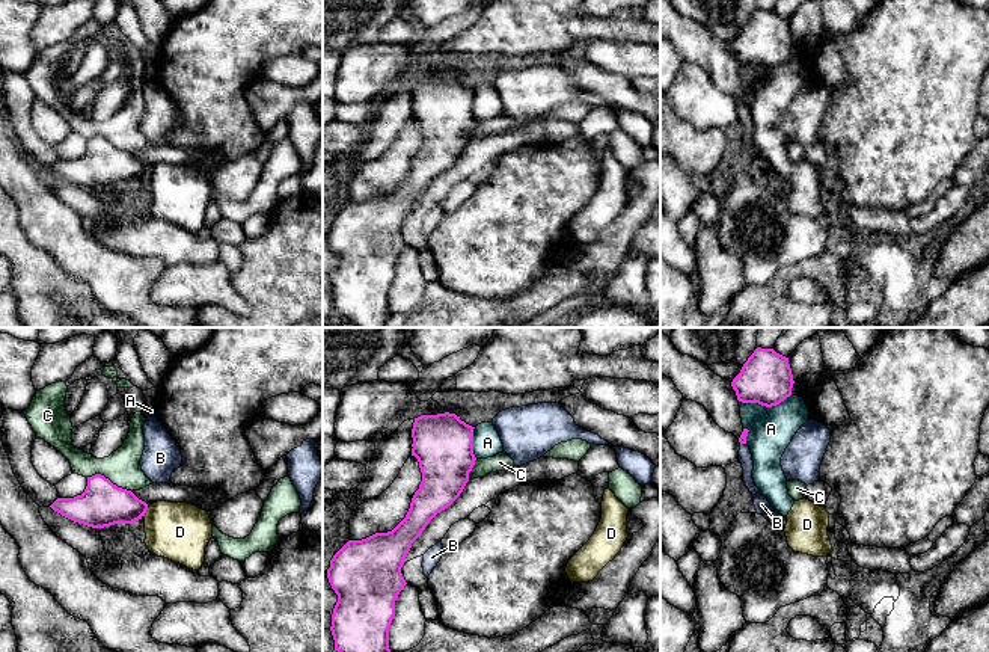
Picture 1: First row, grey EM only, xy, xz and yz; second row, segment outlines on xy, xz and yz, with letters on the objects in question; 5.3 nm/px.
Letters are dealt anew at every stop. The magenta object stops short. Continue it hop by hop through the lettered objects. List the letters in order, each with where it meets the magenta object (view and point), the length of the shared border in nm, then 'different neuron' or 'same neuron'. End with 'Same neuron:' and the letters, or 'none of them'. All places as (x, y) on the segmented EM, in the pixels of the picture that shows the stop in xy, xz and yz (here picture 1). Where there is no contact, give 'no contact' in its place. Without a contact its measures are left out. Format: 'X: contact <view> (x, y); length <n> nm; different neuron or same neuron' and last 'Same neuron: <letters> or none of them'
A: contact yz (765, 405); length 280 nm; different neuron
B: contact yz (742, 442); length 40 nm; different neuron
C: contact xy (107, 479); length 260 nm; different neuron
D: contact xy (145, 512); length 50 nm; different neuron
Same neuron: none of them

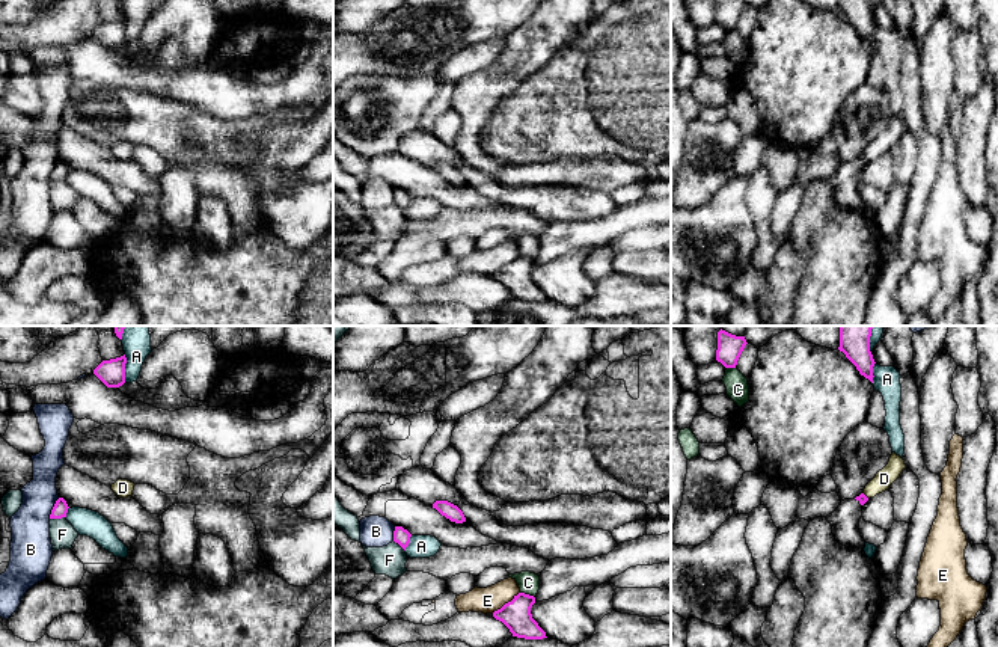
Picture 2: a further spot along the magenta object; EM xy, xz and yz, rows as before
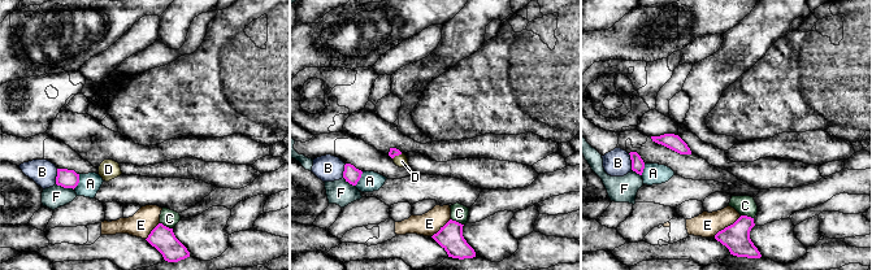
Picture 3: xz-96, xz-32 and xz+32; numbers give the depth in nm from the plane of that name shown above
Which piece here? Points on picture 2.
A: contact xy (124, 368); length 150 nm; different neuron
B: contact xy (53, 509); length 130 nm; different neuron
C: contact xz (528, 594); length 90 nm; different neuron
D: contact yz (864, 495); length 50 nm; same neuron
E: contact xz (505, 604); length 190 nm; different neuron
F: contact xy (58, 518); length 90 nm; different neuron
Same neuron: D

